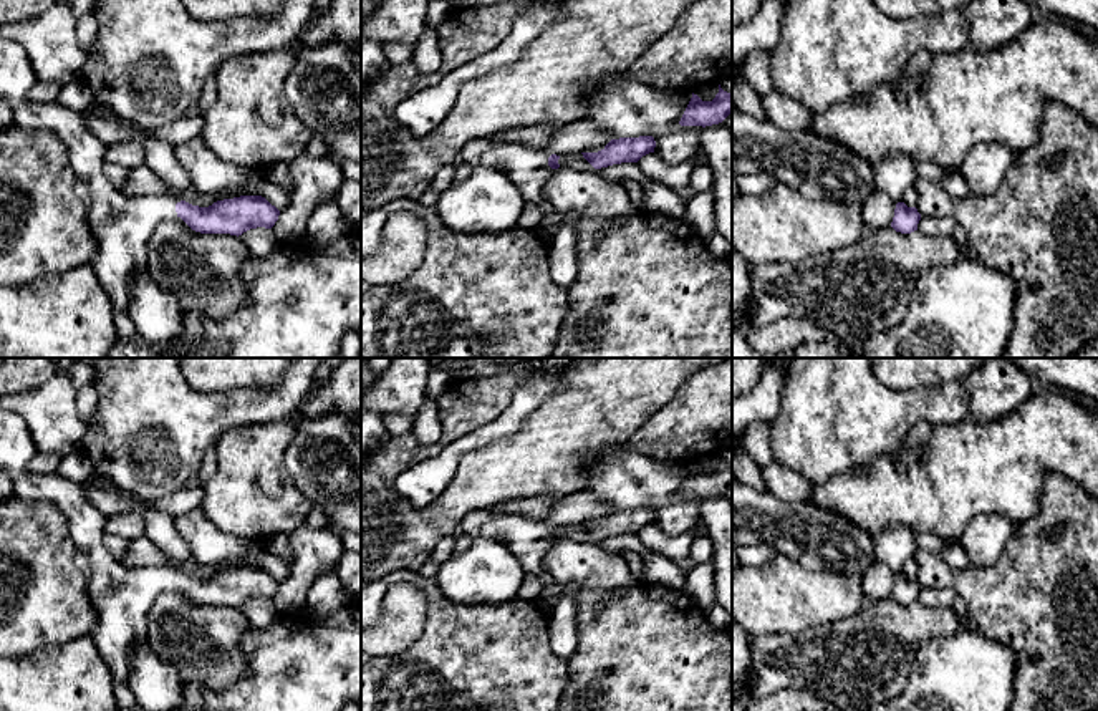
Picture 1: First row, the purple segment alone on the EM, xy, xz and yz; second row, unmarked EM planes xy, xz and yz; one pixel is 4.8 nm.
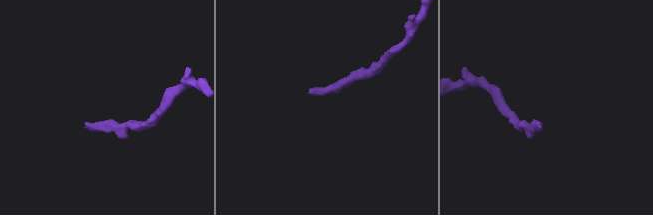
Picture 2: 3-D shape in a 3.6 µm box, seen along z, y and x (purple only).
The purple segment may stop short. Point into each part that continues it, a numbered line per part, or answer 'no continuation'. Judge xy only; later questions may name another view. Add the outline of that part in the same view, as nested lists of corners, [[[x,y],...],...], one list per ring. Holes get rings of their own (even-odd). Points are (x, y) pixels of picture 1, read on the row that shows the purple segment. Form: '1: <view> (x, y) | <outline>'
1: xy (121, 224) | [[[0,35],[0,96],[13,111],[13,126],[23,129],[50,129],[68,148],[68,156],[75,174],[84,182],[88,202],[88,225],[96,239],[96,254],[89,265],[98,283],[111,298],[116,310],[128,312],[131,282],[137,272],[147,270],[147,240],[156,225],[176,219],[176,204],[182,199],[176,196],[126,196],[104,176],[106,144],[99,141],[86,126],[84,114],[75,113],[61,104],[41,104],[28,98],[38,78],[23,45]]]

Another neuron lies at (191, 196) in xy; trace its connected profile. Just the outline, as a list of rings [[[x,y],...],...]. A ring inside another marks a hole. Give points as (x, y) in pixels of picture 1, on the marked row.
[[[187,189],[184,192],[176,191],[174,196],[199,207],[209,207],[214,202],[220,201],[215,196],[202,194],[202,192],[197,192],[195,189]]]

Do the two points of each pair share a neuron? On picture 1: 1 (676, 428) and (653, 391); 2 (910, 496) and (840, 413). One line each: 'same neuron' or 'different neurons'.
1: different neurons
2: different neurons

